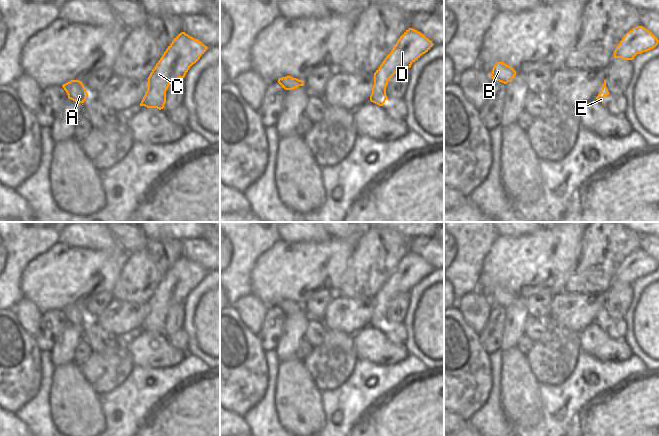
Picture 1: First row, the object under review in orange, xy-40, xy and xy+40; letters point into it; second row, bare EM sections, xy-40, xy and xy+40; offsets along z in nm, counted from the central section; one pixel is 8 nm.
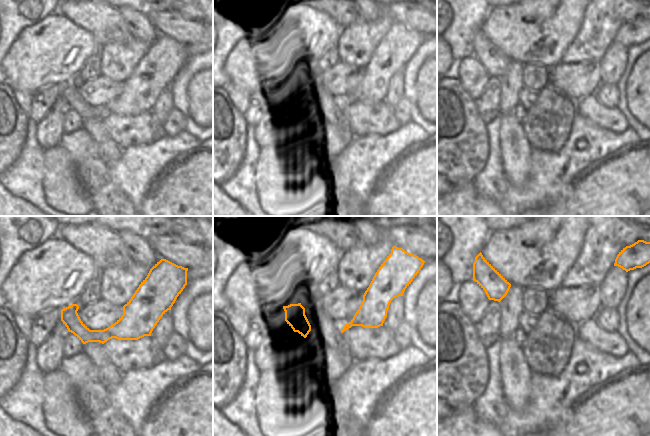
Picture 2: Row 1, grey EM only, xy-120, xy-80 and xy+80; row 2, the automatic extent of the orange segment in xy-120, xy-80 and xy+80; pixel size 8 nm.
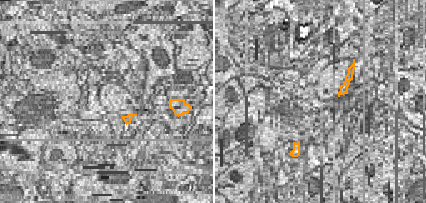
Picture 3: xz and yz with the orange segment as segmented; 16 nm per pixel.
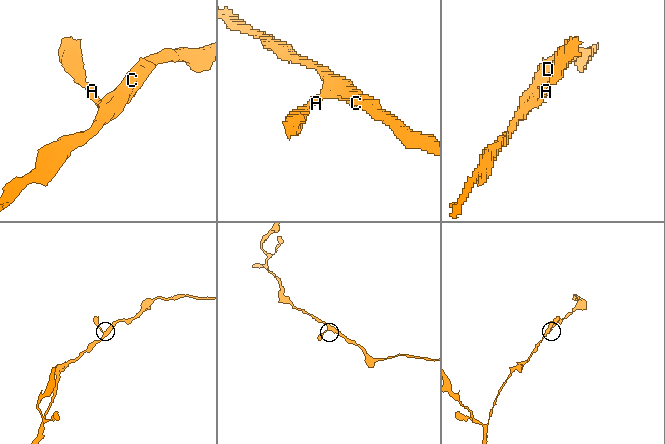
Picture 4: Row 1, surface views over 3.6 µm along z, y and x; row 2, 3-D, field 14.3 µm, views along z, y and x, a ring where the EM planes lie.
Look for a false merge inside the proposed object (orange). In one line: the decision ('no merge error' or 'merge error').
no merge error

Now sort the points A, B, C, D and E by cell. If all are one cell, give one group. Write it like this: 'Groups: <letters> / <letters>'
Groups: A B C D E

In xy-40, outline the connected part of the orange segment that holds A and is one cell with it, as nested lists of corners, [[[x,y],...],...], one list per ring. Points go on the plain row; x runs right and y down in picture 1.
[[[71,304],[63,308],[62,311],[66,315],[68,322],[77,327],[84,327],[89,320],[83,307],[79,304]]]

